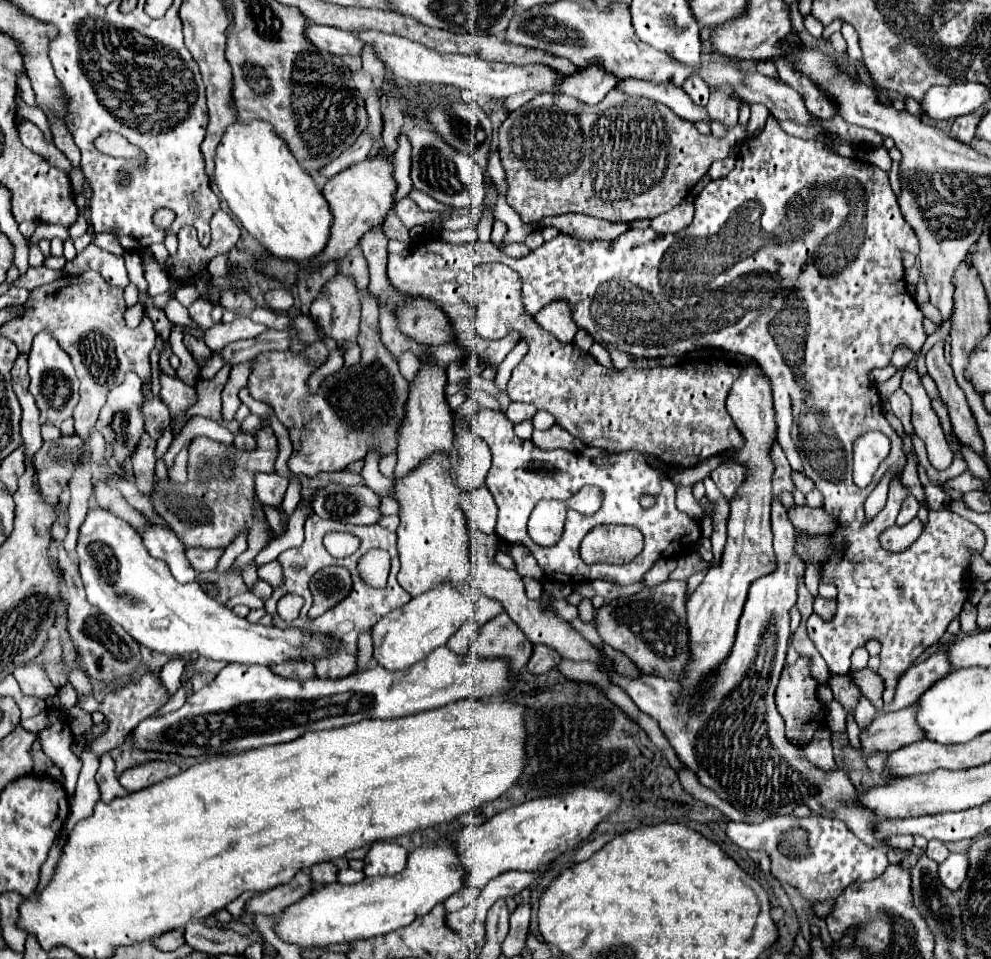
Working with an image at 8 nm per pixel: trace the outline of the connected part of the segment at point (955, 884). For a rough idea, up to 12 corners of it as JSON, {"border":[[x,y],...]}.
{"border":[[966,853],[950,855],[938,869],[940,881],[958,891],[966,879]]}

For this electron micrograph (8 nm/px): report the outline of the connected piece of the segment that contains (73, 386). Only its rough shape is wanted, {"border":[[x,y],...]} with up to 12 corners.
{"border":[[46,331],[28,355],[30,393],[60,425],[78,405],[68,353]]}

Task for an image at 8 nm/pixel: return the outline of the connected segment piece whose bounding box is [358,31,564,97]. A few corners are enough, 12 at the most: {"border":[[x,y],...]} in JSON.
{"border":[[378,31],[358,37],[398,79],[486,97],[560,93],[550,65],[442,55]]}

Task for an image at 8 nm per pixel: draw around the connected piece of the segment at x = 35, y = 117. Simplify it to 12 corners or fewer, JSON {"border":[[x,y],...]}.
{"border":[[20,95],[16,97],[20,117],[32,121],[52,141],[48,121],[38,107],[28,107]]}

